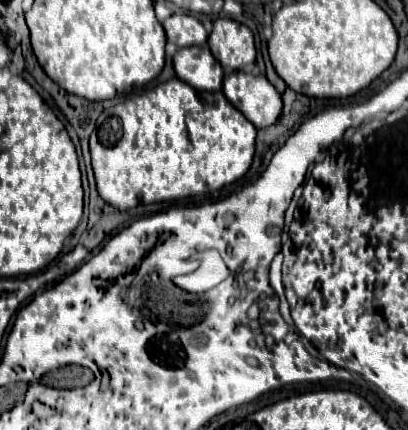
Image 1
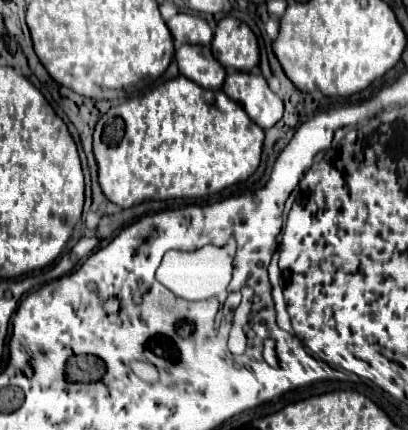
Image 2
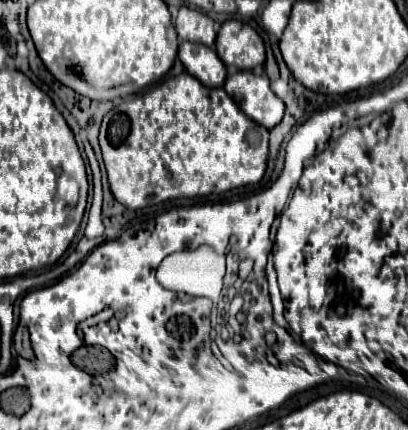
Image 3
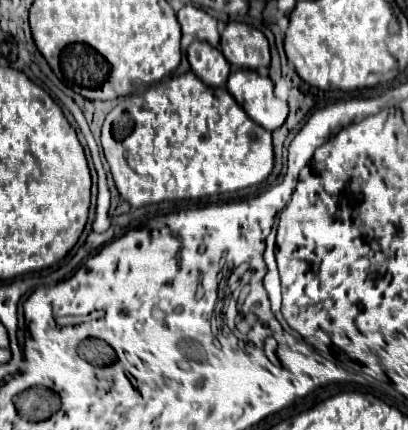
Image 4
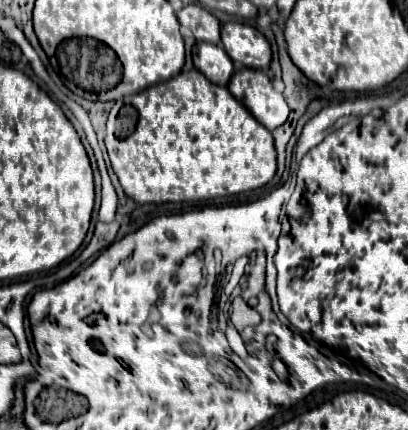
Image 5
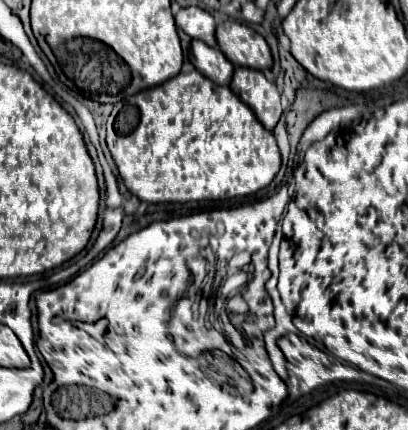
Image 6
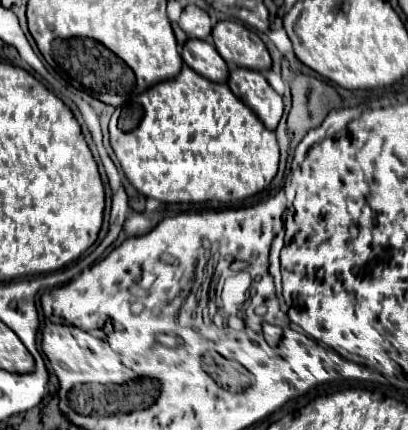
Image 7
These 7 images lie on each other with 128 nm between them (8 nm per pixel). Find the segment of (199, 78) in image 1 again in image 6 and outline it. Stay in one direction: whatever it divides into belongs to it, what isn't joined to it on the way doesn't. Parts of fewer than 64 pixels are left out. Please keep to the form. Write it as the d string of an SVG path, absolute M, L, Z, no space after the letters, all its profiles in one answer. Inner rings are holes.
M192 40L190 62L194 64L194 68L198 72L208 76L214 84L228 86L232 80L234 64L218 48L212 48L212 46L204 44L202 40Z

